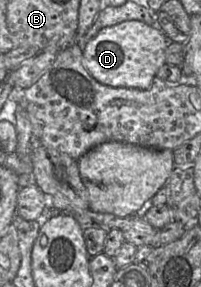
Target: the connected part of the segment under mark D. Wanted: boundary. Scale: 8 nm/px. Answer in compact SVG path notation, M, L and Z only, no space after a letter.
M126 20L101 29L85 46L83 64L100 83L112 87L149 89L153 78L166 63L168 37L143 21Z

